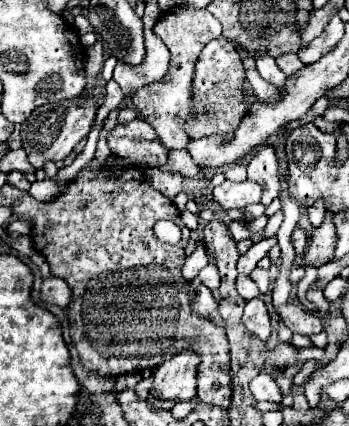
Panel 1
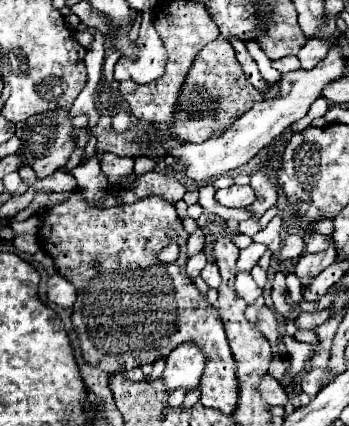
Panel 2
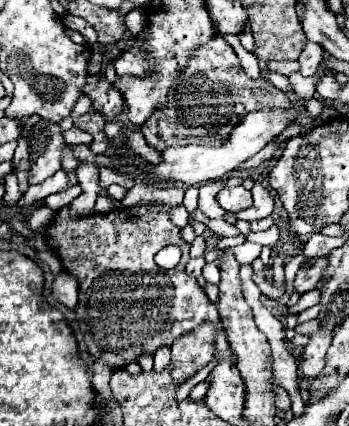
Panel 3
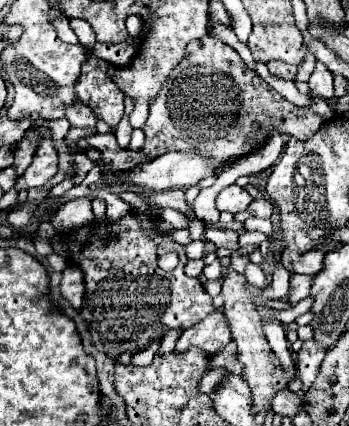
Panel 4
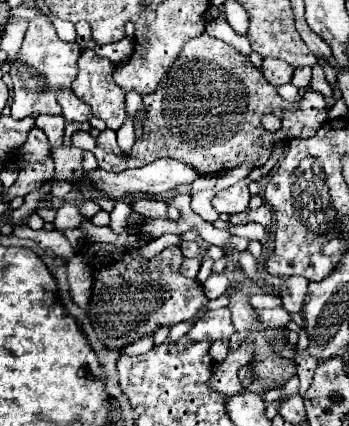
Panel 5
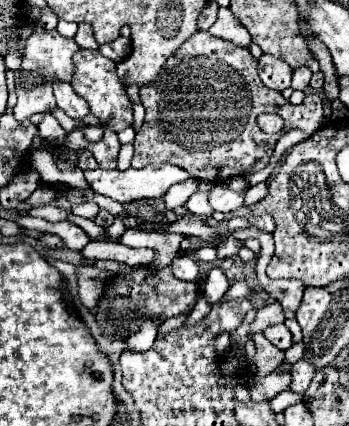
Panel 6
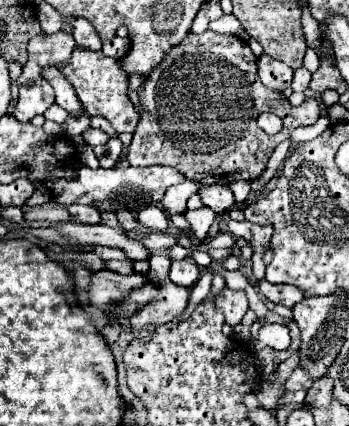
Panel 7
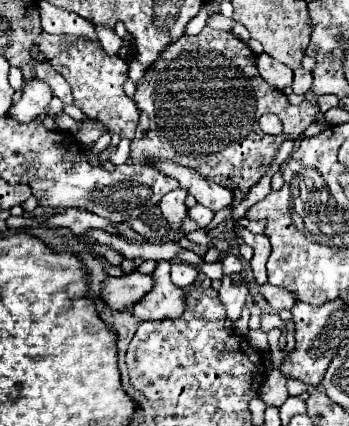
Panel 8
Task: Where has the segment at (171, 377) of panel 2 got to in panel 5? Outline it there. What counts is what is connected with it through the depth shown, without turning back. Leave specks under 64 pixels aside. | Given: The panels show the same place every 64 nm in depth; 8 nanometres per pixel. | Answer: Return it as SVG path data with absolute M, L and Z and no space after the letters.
M220 308L220 310L210 310L208 314L204 314L204 318L200 318L190 328L186 338L192 342L200 342L204 338L214 342L216 338L230 338L232 334L234 334L234 326L230 320L230 312L228 308Z

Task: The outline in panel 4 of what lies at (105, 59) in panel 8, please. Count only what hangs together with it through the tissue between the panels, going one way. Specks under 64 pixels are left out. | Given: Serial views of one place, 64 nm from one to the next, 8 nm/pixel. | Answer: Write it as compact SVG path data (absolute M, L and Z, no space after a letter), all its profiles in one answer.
M94 54L82 66L82 74L76 84L78 98L94 110L94 114L116 128L124 114L124 94L106 74L108 62L96 58Z

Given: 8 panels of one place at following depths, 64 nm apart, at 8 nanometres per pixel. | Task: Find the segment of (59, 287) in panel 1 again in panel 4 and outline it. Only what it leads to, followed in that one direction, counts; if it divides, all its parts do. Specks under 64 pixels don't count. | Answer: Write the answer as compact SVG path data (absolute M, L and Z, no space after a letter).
M72 266L72 268L66 268L62 272L62 282L60 282L60 294L64 296L64 300L70 302L72 308L80 308L82 306L82 296L84 296L84 278L82 278L82 272Z

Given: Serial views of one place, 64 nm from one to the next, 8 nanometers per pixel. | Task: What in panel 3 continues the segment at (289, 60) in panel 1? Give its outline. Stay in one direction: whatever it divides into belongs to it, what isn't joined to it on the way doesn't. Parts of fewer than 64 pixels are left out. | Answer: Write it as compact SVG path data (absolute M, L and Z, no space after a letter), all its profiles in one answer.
M282 60L282 62L268 62L268 68L272 70L272 72L278 72L278 74L284 74L284 76L288 76L288 74L292 74L292 72L296 72L298 70L298 60Z

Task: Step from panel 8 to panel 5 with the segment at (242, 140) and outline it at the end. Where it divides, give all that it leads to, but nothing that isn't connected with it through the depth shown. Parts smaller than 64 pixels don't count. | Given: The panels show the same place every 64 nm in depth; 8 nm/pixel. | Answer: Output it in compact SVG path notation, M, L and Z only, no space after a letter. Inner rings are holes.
M206 32L198 38L192 38L182 48L176 64L168 70L156 92L144 96L144 108L148 112L148 118L144 122L144 136L134 142L130 154L136 158L138 166L146 166L158 158L170 156L178 158L186 164L192 164L200 174L216 174L222 170L230 170L240 164L254 164L262 166L276 140L282 138L308 138L316 134L316 130L328 120L328 108L322 94L308 90L298 104L286 102L282 96L278 96L276 88L264 80L264 76L252 66L252 62L236 52L232 46L228 46L222 40L210 38ZM274 114L282 120L282 128L276 132L268 132L262 126L262 116Z

